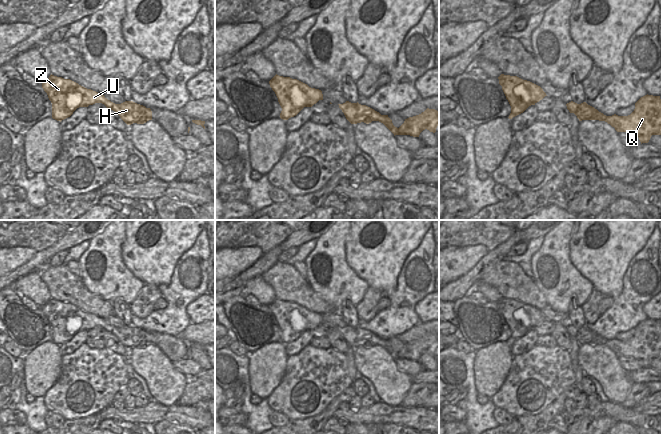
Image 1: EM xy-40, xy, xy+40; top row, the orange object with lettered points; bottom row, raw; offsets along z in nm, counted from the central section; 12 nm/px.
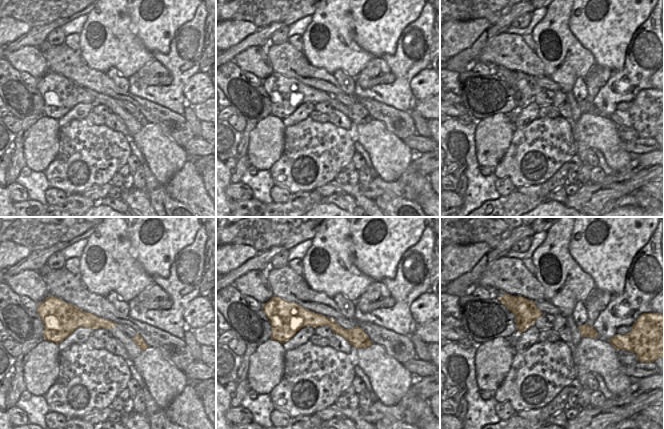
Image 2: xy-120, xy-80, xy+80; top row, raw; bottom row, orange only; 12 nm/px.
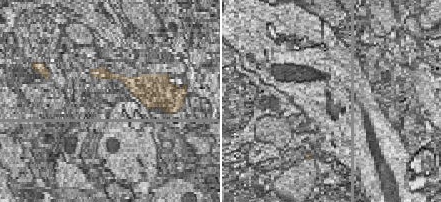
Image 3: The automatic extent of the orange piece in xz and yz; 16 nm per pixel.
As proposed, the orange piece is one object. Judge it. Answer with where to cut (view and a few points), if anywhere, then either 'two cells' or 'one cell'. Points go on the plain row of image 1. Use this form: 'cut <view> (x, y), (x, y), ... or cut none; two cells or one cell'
cut none; one cell

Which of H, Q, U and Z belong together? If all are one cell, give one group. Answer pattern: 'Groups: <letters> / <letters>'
Groups: H Q U Z

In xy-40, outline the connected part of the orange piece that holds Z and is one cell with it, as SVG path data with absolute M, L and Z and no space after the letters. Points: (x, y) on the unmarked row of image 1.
M51 298L42 306L42 312L52 327L52 342L60 346L70 341L77 332L88 331L95 327L102 327L115 335L127 349L144 348L152 344L150 332L133 325L115 328L103 318L87 313L70 303Z

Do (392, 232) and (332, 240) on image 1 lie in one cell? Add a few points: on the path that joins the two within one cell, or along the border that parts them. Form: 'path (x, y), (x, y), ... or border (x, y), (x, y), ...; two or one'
border (350, 230), (346, 238), (346, 261); two

